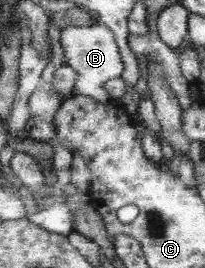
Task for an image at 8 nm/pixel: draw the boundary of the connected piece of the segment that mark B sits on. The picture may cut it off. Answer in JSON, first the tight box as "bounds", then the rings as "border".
{"bounds":[60,23,125,102],"border":[[[94,23],[90,27],[72,25],[61,31],[60,42],[65,51],[68,65],[77,71],[76,85],[71,93],[87,95],[101,102],[108,101],[110,95],[104,90],[104,83],[120,77],[125,68],[115,33],[100,23]]]}

